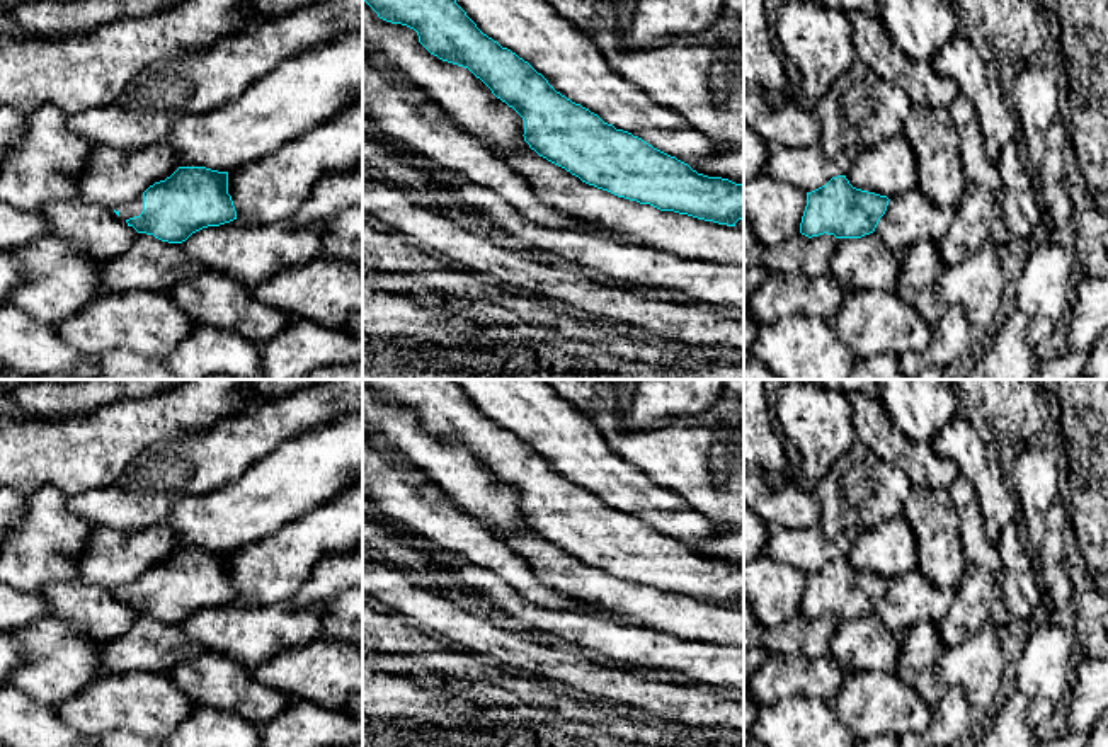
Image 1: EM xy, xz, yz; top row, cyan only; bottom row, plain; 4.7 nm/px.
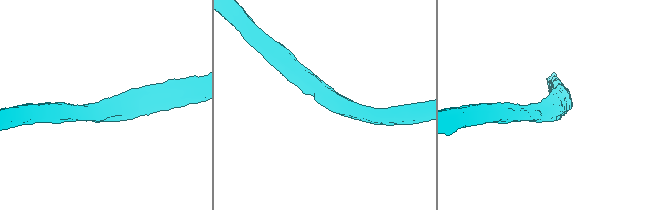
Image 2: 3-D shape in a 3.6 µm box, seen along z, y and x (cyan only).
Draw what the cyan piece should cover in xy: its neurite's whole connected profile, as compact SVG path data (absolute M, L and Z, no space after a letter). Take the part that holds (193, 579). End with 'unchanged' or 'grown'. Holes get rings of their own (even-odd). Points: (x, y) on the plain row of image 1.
M179 548L114 594L138 614L168 624L182 624L203 609L237 601L228 553L206 548Z; grown

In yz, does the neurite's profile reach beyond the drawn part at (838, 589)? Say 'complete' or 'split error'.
complete

